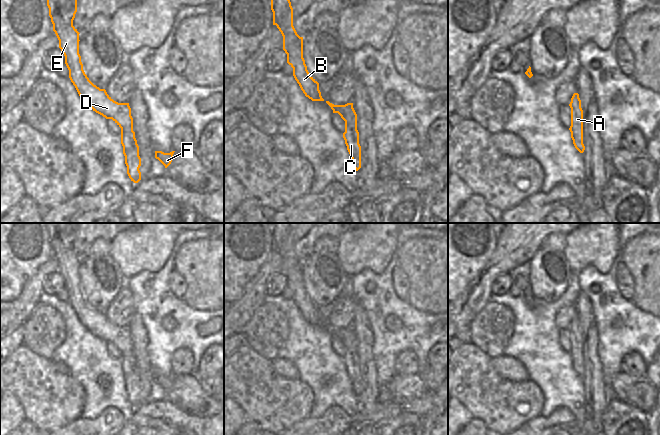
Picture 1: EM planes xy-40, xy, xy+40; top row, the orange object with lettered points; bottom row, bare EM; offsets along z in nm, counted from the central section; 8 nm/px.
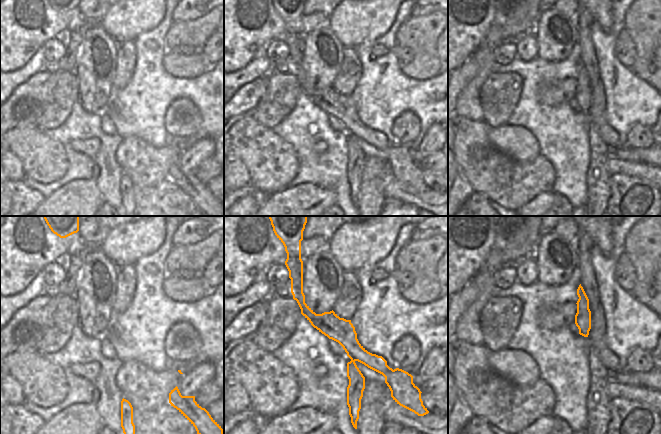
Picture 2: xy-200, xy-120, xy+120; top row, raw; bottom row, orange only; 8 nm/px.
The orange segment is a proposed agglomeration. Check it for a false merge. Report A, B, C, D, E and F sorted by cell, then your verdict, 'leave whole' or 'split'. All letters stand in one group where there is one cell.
groups A C / B D E F; split

